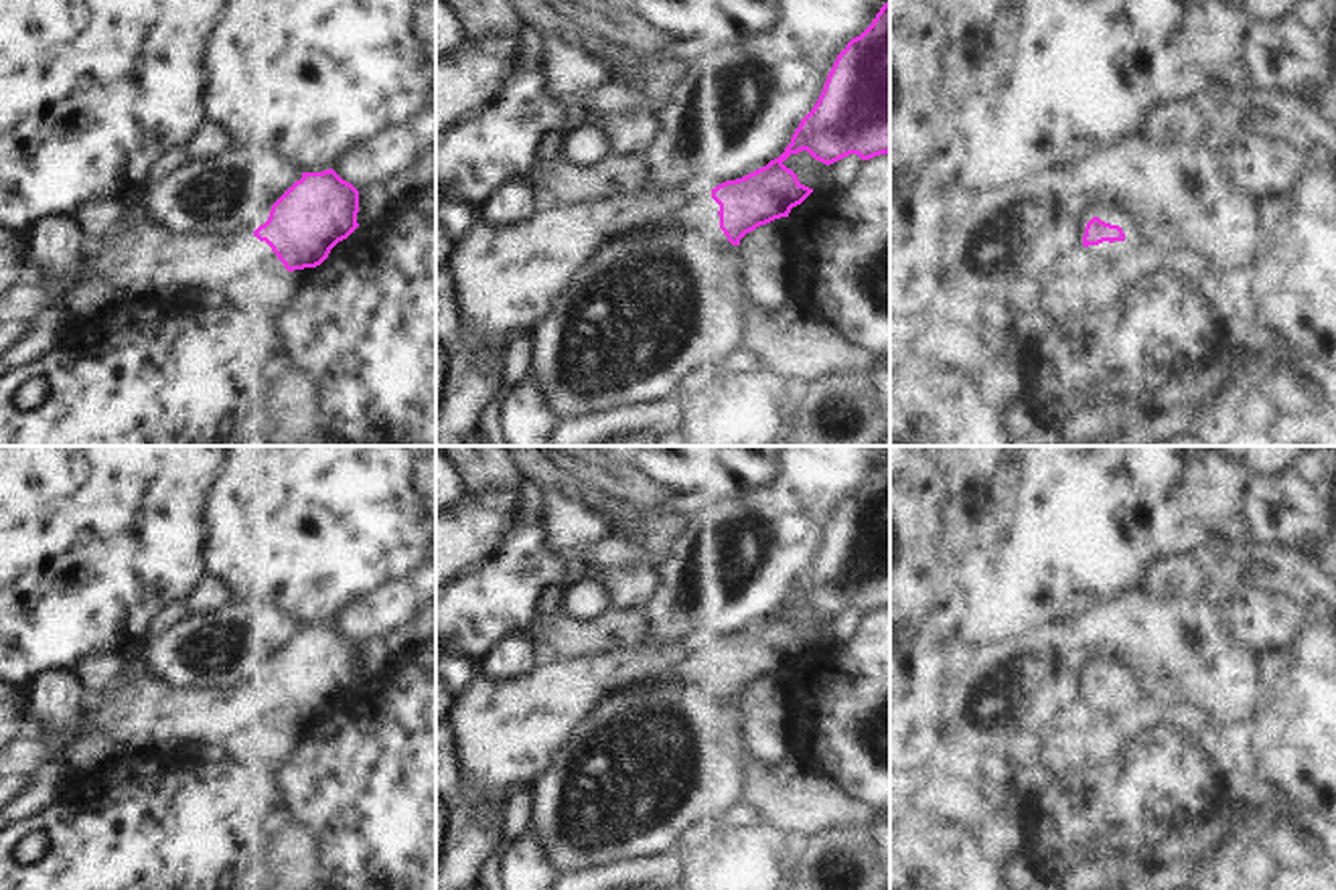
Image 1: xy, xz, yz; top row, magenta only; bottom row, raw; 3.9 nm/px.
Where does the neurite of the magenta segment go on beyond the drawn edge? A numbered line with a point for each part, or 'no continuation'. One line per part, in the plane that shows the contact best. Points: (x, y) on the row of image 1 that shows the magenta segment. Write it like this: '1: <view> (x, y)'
1: xy (144, 262)

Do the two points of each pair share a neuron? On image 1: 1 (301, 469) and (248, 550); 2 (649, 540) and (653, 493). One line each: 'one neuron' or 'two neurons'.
1: one neuron
2: two neurons

